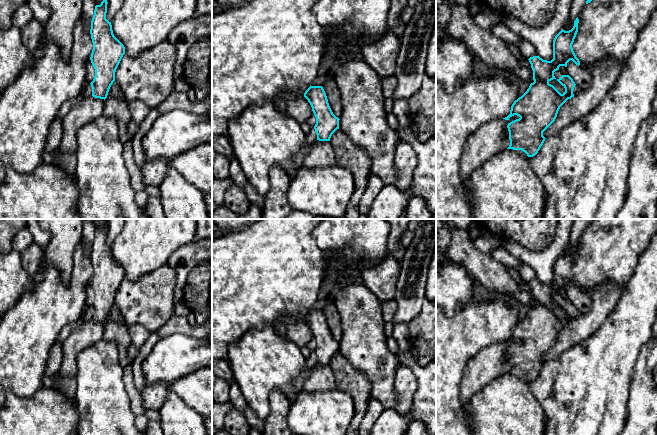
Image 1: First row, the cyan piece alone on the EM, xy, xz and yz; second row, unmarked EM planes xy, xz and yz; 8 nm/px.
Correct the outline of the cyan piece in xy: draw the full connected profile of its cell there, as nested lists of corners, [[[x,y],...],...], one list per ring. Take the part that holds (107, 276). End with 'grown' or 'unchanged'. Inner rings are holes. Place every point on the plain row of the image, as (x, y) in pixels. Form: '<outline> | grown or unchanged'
[[[105,221],[100,229],[95,230],[90,253],[93,267],[90,284],[95,293],[94,303],[90,307],[92,320],[104,324],[115,305],[116,293],[125,278],[124,269],[114,260],[111,246],[106,243],[107,228]]] | unchanged

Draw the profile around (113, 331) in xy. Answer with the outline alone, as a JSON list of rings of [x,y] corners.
[[[107,321],[105,323],[103,339],[117,343],[120,362],[123,367],[132,363],[133,360],[130,359],[127,354],[128,348],[131,345],[131,337],[126,325]]]

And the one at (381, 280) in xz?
[[[393,256],[386,257],[370,269],[362,269],[361,282],[378,299],[379,303],[393,300],[396,283],[400,275],[400,261]]]

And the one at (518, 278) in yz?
[[[505,267],[510,274],[511,278],[521,287],[522,290],[528,292],[533,298],[533,294],[531,292],[531,288],[528,283],[524,281],[524,278],[521,274],[519,274],[515,269],[510,267]]]

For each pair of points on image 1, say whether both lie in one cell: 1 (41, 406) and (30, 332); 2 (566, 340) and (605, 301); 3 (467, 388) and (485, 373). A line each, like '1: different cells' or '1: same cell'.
1: different cells
2: same cell
3: same cell

